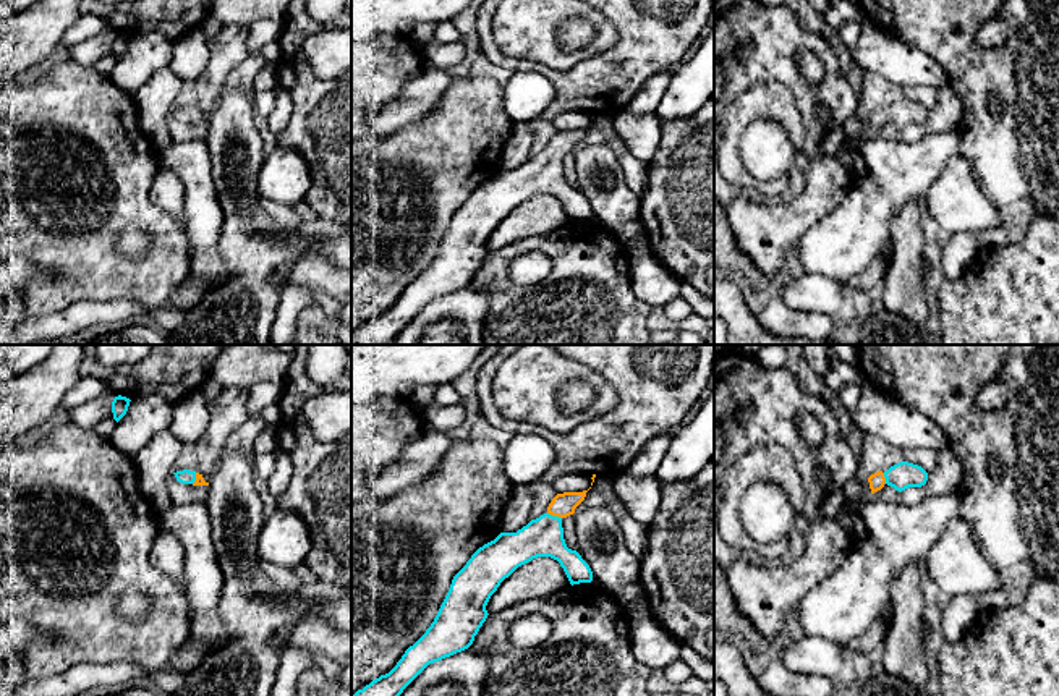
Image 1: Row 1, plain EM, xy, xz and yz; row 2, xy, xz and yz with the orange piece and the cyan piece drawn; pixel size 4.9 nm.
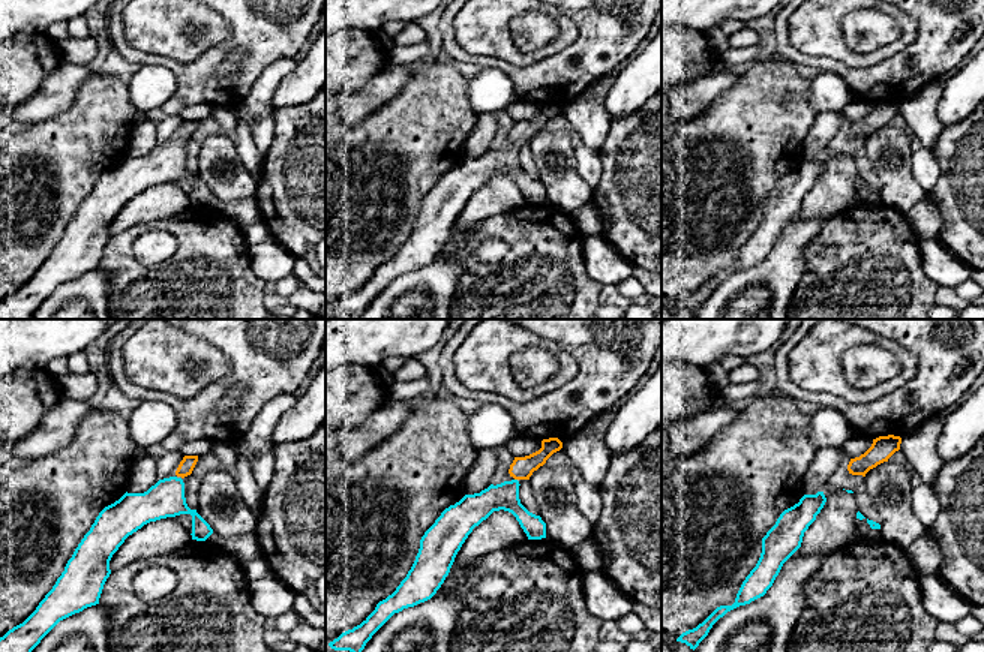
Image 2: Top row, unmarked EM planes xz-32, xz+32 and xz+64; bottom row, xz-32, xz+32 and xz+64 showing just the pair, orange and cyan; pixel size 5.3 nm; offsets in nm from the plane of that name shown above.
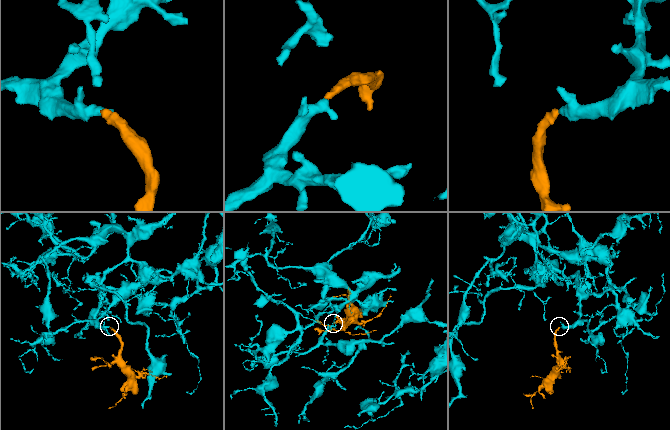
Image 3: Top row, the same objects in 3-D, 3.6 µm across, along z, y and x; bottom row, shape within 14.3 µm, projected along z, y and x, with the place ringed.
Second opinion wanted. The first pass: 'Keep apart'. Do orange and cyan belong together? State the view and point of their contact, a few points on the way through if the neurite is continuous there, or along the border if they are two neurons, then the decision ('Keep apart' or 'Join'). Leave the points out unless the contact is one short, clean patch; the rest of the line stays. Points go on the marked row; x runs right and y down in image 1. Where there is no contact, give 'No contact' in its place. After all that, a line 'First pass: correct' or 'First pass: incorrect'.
Touches orange at xz (554, 515). Path across: xz (562, 505), (554, 515), (543, 536). Join
First pass: incorrect

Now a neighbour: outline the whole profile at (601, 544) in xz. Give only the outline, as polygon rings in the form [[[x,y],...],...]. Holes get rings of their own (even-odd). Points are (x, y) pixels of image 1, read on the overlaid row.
[[[607,505],[573,513],[578,554],[589,565],[593,579],[606,591],[640,579],[640,560],[627,549],[619,516]]]

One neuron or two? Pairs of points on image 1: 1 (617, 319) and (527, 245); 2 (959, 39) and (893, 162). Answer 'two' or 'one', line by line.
1: one
2: two

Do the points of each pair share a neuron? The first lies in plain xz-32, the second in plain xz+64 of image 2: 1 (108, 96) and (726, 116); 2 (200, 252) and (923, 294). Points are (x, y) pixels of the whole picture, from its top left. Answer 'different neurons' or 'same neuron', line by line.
1: same neuron
2: same neuron

